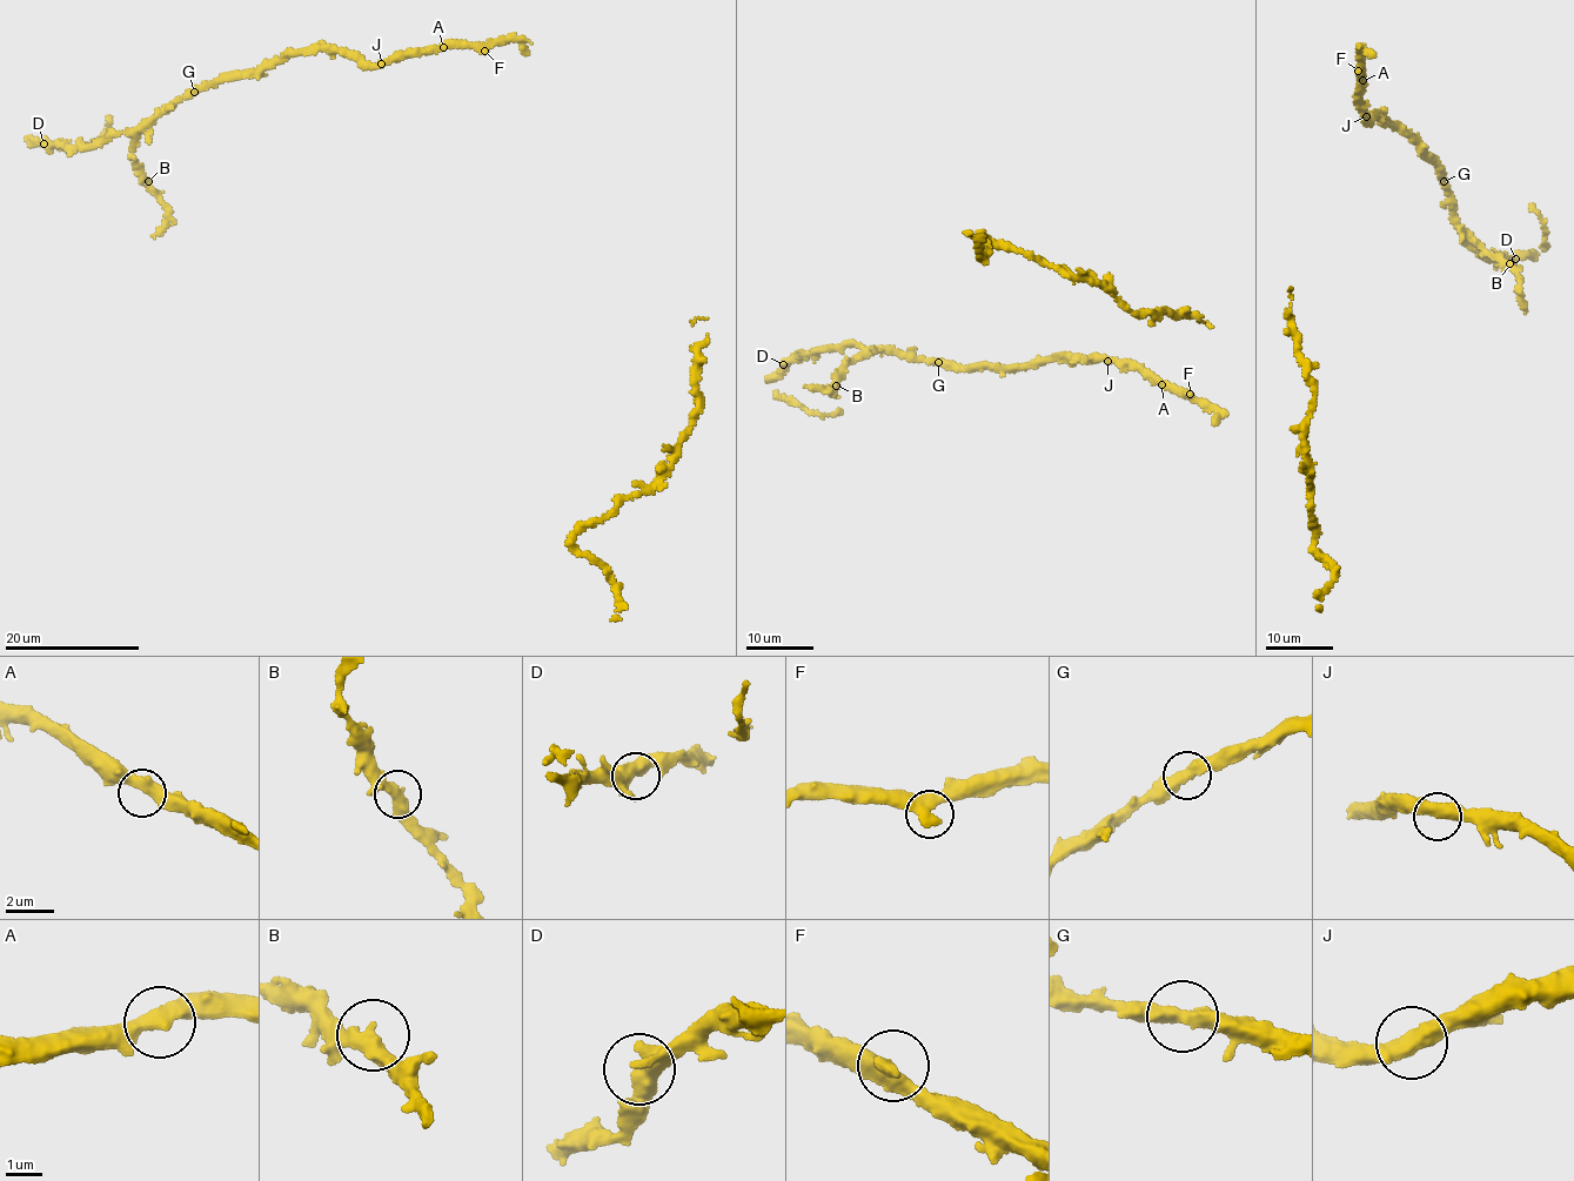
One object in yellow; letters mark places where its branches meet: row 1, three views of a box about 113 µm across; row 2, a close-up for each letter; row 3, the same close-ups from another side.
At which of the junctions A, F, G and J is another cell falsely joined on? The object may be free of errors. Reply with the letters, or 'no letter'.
no letter

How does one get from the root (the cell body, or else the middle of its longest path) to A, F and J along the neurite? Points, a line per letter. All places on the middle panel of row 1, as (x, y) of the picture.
A: (1214, 424), (1219, 414), (1216, 410), (1161, 384)
F: (1214, 424), (1219, 414), (1190, 394)
J: (1214, 424), (1219, 414), (1216, 410), (1153, 383), (1126, 364), (1107, 361)

